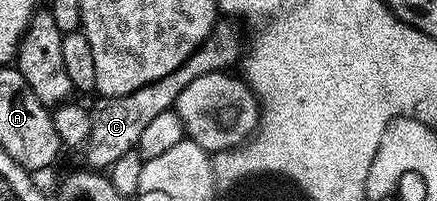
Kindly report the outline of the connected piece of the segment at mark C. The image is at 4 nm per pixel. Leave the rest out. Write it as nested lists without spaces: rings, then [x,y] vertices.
[[[221,19],[214,24],[213,30],[203,39],[203,43],[179,66],[171,75],[163,75],[163,79],[155,79],[155,83],[147,83],[131,95],[118,97],[96,98],[97,102],[91,105],[89,118],[91,119],[91,135],[85,140],[84,164],[94,171],[108,170],[115,159],[134,152],[140,143],[140,135],[151,126],[152,120],[163,112],[172,110],[177,104],[179,91],[191,83],[199,75],[208,73],[223,73],[232,70],[243,56],[243,41],[241,45],[241,29],[236,20]]]

